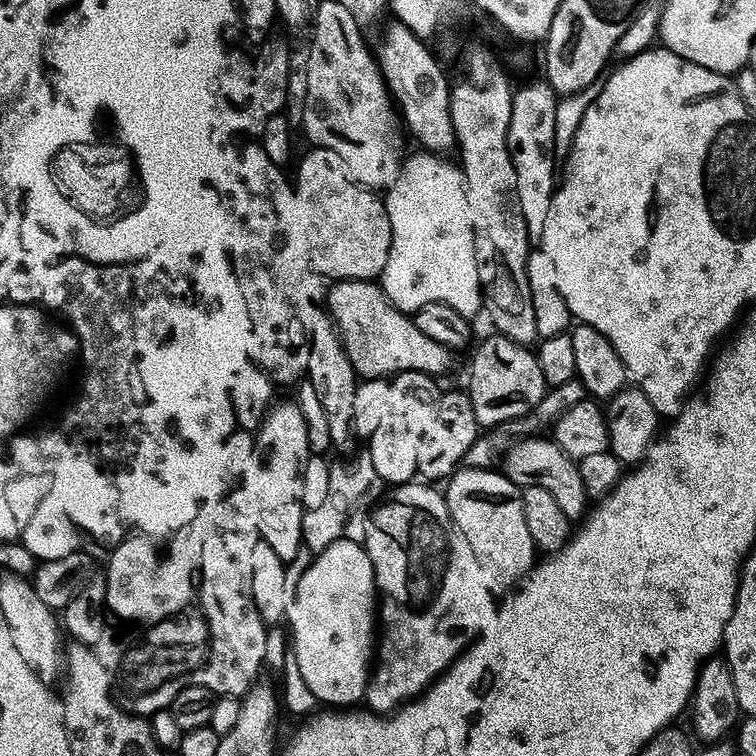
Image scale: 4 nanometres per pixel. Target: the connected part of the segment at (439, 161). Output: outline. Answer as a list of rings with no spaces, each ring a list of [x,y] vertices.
[[[416,150],[412,157],[402,164],[400,179],[387,189],[383,197],[384,209],[390,218],[390,254],[378,283],[388,300],[409,314],[416,313],[426,303],[446,303],[467,318],[481,311],[481,285],[475,265],[475,234],[470,222],[464,173],[448,158],[435,152]]]

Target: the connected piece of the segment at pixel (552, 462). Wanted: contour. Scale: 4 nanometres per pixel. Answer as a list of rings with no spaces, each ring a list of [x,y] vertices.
[[[528,436],[525,440],[510,445],[504,456],[502,471],[510,478],[510,482],[514,482],[522,490],[530,486],[542,486],[550,490],[550,494],[554,494],[557,499],[558,506],[562,506],[562,514],[566,514],[570,522],[579,521],[589,507],[590,493],[582,482],[577,461],[567,456],[555,439],[543,440],[540,436]]]

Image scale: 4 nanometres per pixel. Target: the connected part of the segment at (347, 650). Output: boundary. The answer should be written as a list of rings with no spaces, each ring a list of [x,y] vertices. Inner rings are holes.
[[[352,538],[330,542],[324,550],[311,557],[308,569],[295,589],[296,597],[286,613],[286,620],[292,623],[290,651],[298,658],[302,678],[316,695],[317,701],[324,703],[325,700],[328,706],[355,705],[352,703],[363,692],[365,695],[370,684],[370,665],[374,660],[374,605],[378,600],[376,569],[372,567],[372,560],[363,543]]]

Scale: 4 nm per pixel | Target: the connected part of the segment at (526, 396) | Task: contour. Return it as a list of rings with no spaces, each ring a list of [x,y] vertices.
[[[491,335],[477,346],[468,368],[466,391],[480,426],[504,424],[532,414],[546,391],[537,353],[527,344],[519,344],[503,335]]]

